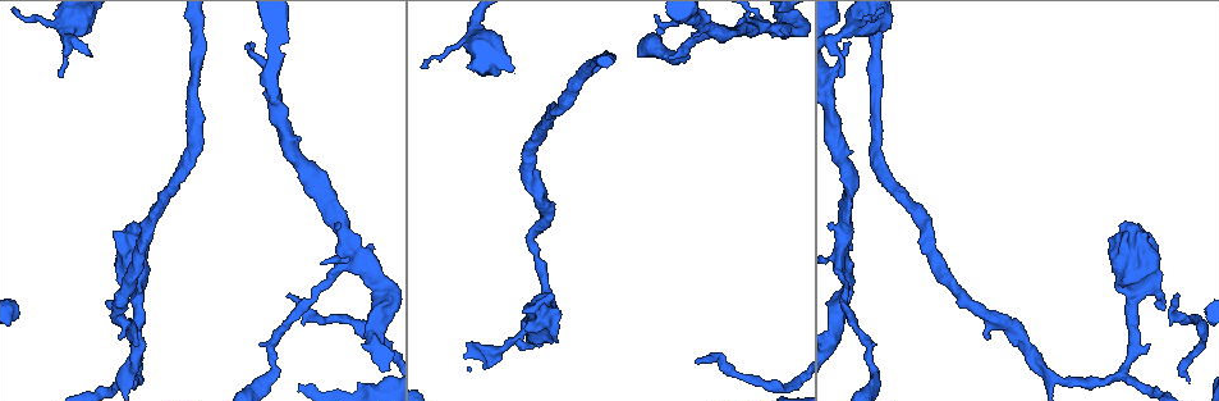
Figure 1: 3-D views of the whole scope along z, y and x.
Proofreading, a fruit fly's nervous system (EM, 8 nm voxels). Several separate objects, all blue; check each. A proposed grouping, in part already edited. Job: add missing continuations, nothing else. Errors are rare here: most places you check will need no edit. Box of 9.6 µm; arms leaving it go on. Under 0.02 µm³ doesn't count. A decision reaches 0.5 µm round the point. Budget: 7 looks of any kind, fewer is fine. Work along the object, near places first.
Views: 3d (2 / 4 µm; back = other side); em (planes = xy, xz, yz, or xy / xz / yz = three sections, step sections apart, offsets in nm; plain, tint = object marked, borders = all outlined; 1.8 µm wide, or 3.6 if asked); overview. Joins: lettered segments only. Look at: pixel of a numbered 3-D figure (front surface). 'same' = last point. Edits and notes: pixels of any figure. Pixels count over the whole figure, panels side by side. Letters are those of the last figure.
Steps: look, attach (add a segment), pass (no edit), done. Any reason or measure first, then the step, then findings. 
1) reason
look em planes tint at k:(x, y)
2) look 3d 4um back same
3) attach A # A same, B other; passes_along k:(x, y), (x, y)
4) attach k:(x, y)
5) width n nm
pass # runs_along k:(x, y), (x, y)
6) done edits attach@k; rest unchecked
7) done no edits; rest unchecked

an open end
look 3d 2um at 1:(468, 23)

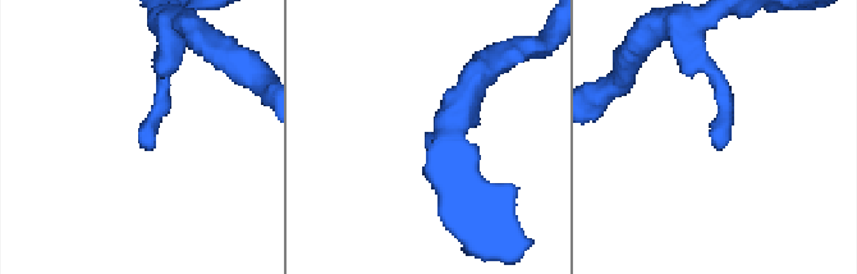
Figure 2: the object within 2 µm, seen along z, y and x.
look em planes borders at 2:(715, 147)

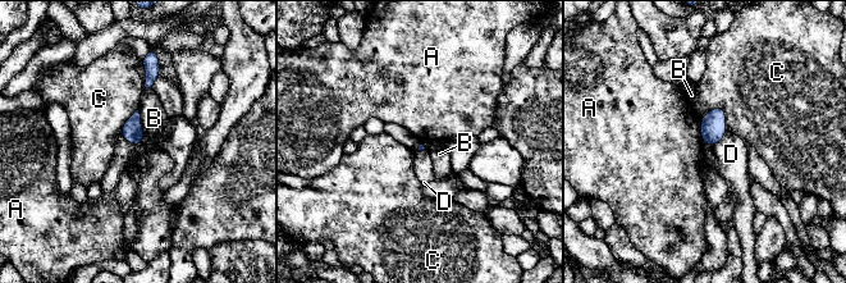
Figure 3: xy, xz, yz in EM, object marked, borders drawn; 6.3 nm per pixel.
pass # A other, B other, C other, D other; border 3:(699, 118), (700, 138), (703, 141); no lettered segment goes on from it

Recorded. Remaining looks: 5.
look em xy step 8 plain at 1:(697, 364)

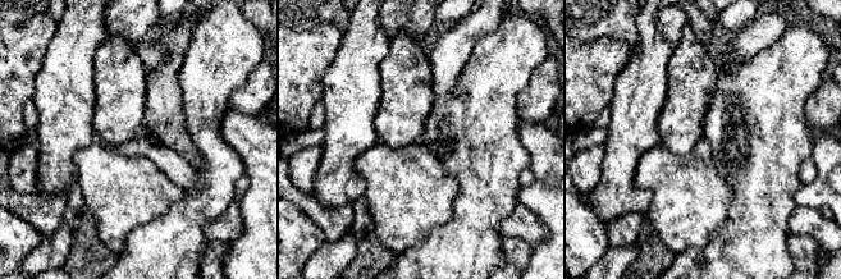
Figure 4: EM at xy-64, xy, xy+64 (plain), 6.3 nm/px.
what lies round it
look em xy step 8 borders same

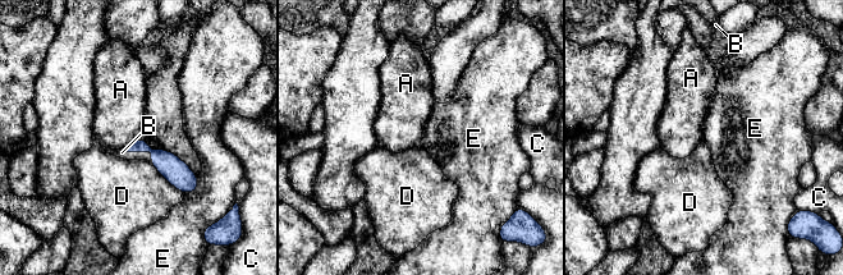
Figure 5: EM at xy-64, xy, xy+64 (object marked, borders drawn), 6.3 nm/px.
attach B # A other, B same, C other, D other, E other; passes_along 5:(170, 166), (140, 151), (122, 152); the neuron continues

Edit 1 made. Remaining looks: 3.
free end
look 3d 2um back at 1:(518, 348)

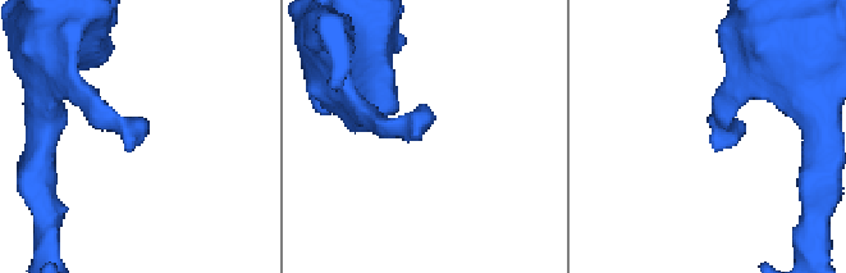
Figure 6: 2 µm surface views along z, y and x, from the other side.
now the EM
look em yz step 4 borders at 6:(131, 151)

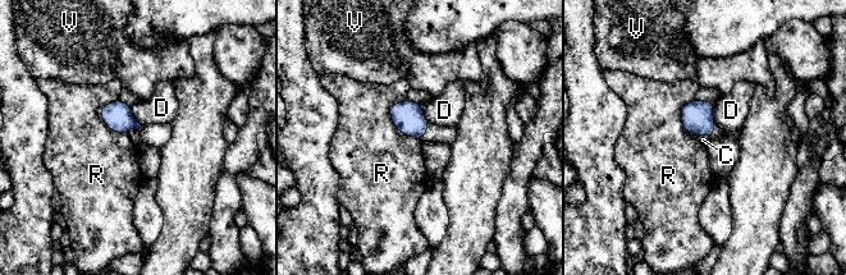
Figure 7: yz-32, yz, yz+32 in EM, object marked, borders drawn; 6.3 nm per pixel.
pass # C other, D other, R other, V other; border 7:(393, 104), (393, 124), (421, 141); none of them fits

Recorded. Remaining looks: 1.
done edits attach@5; rest unchecked

